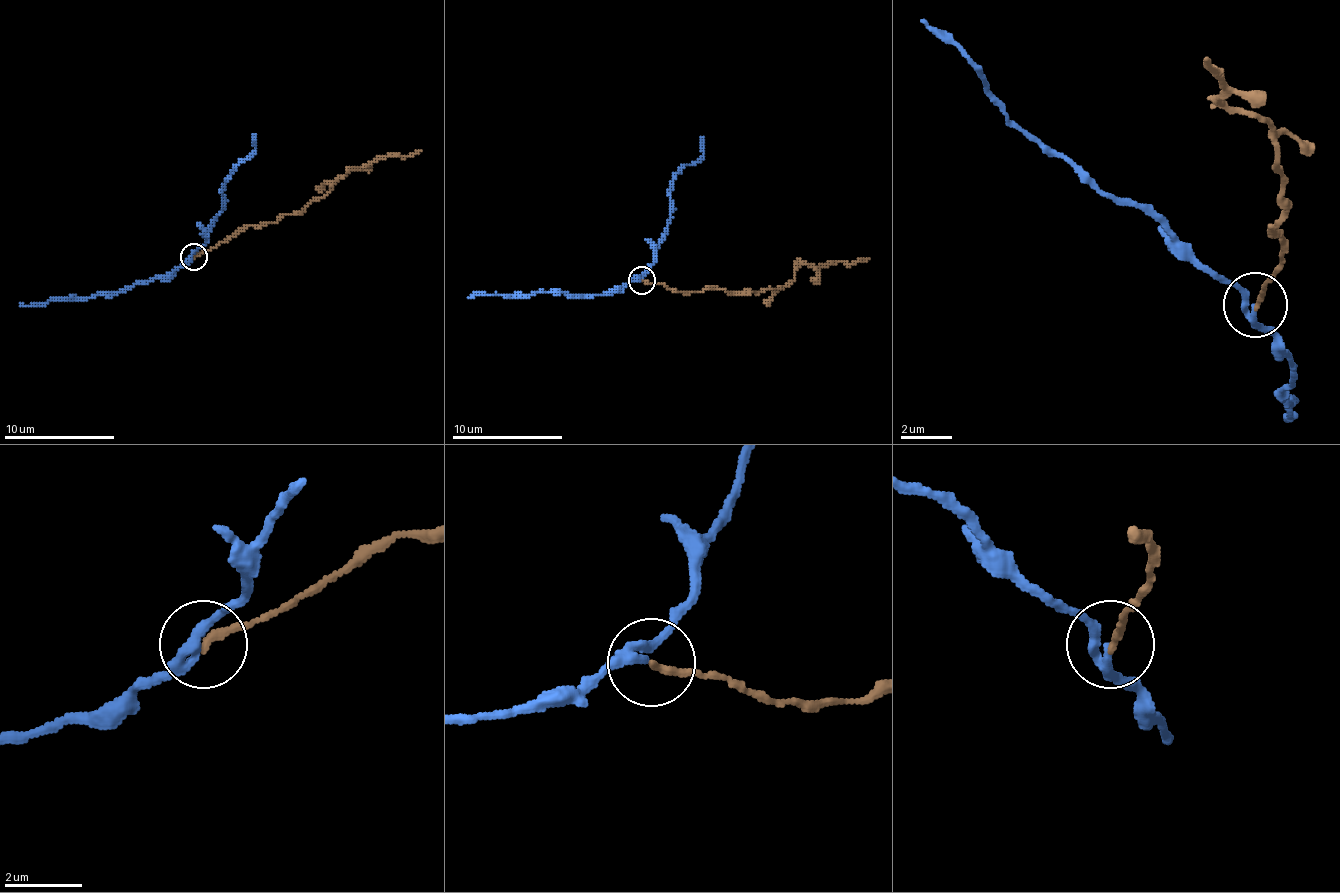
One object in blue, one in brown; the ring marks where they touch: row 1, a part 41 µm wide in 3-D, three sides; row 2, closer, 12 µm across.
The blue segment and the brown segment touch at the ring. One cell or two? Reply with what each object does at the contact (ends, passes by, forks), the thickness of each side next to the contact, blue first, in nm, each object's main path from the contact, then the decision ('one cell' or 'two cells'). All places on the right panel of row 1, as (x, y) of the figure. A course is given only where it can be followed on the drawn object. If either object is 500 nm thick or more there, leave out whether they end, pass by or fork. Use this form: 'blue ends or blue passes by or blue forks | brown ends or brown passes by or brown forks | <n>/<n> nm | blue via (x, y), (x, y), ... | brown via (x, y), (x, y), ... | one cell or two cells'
blue passes by | brown ends | 280/190 nm | blue via (1257, 303), (1134, 206), (1096, 193), (1025, 135), (960, 51), (921, 19) | brown via (1257, 303), (1283, 264), (1276, 135), (1218, 96), (1225, 90), (1212, 71), (1218, 71), (1205, 58) | one cell

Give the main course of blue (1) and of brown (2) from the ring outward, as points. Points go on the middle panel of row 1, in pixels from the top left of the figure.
1: (639, 281), (667, 228), (670, 181), (703, 153), (700, 137)
2: (642, 281), (678, 292), (783, 289), (803, 264), (819, 267), (836, 261), (855, 264), (869, 259)

